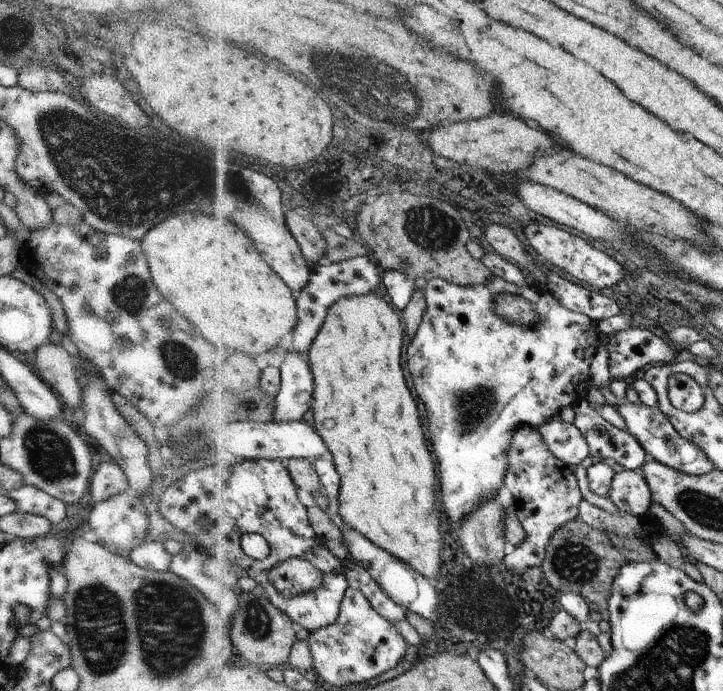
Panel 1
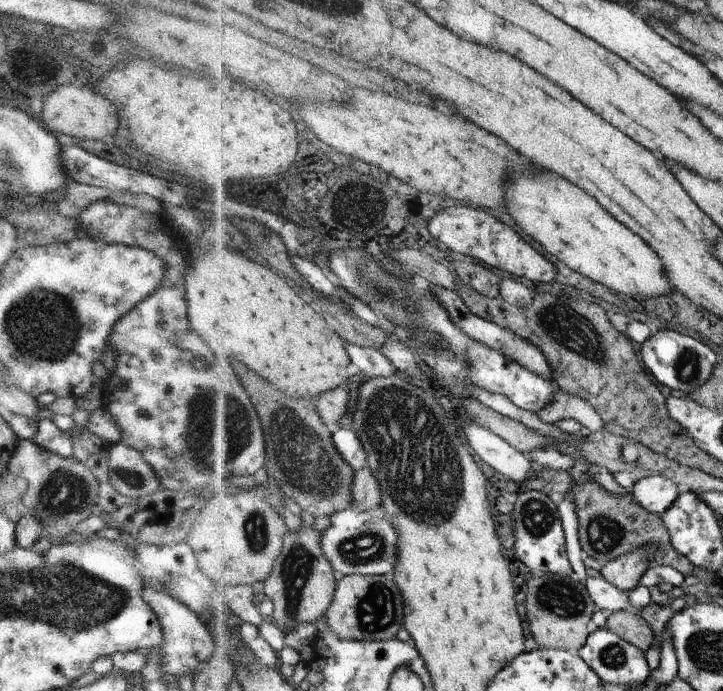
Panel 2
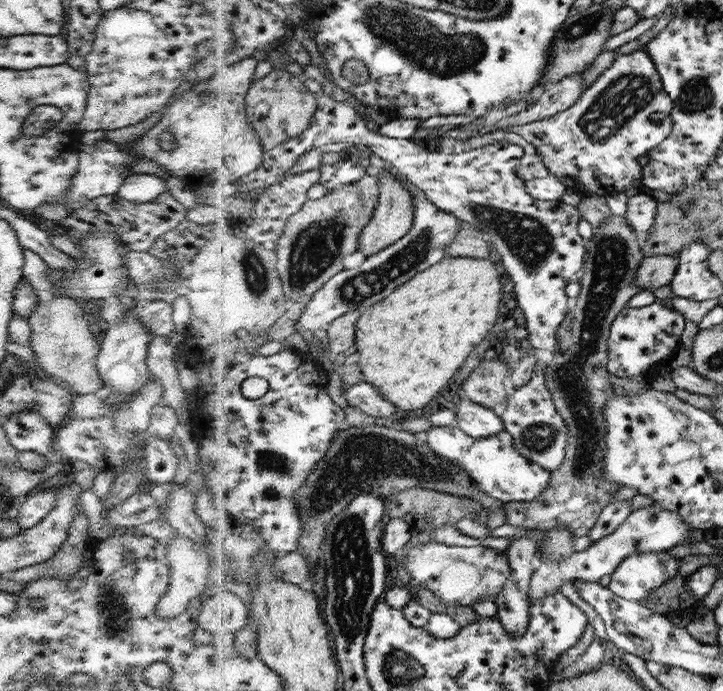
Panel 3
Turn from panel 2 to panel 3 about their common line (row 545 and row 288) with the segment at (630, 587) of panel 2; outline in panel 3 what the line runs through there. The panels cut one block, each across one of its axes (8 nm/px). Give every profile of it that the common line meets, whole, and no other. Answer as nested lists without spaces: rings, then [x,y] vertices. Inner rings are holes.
[[[676,255],[644,256],[635,282],[644,289],[652,290],[670,285],[676,268],[678,268]]]

